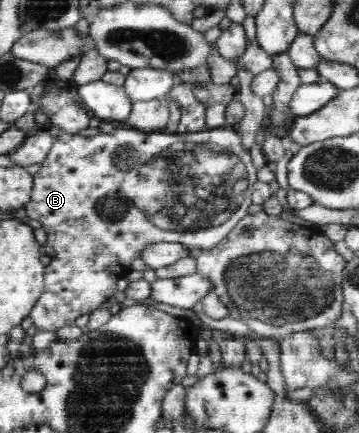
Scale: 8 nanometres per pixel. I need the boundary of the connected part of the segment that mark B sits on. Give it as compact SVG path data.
M57 125L45 127L49 136L53 138L53 146L48 157L43 161L38 172L33 176L33 199L25 207L26 217L37 219L41 222L42 228L47 233L46 243L53 249L53 256L50 257L49 265L44 265L45 291L37 301L37 305L30 312L30 317L34 325L41 331L61 332L61 329L75 325L75 321L81 315L90 315L93 311L105 307L109 301L115 299L119 293L119 281L125 279L133 269L133 263L143 257L145 249L149 245L161 244L165 241L177 241L190 248L201 250L211 249L220 241L223 241L233 228L241 221L249 211L251 202L250 186L258 181L259 167L253 164L251 151L243 145L241 135L232 127L207 128L198 133L170 134L166 131L147 133L135 130L132 127L118 125L113 134L98 134L93 137L83 137L83 135L72 135L63 131Z

